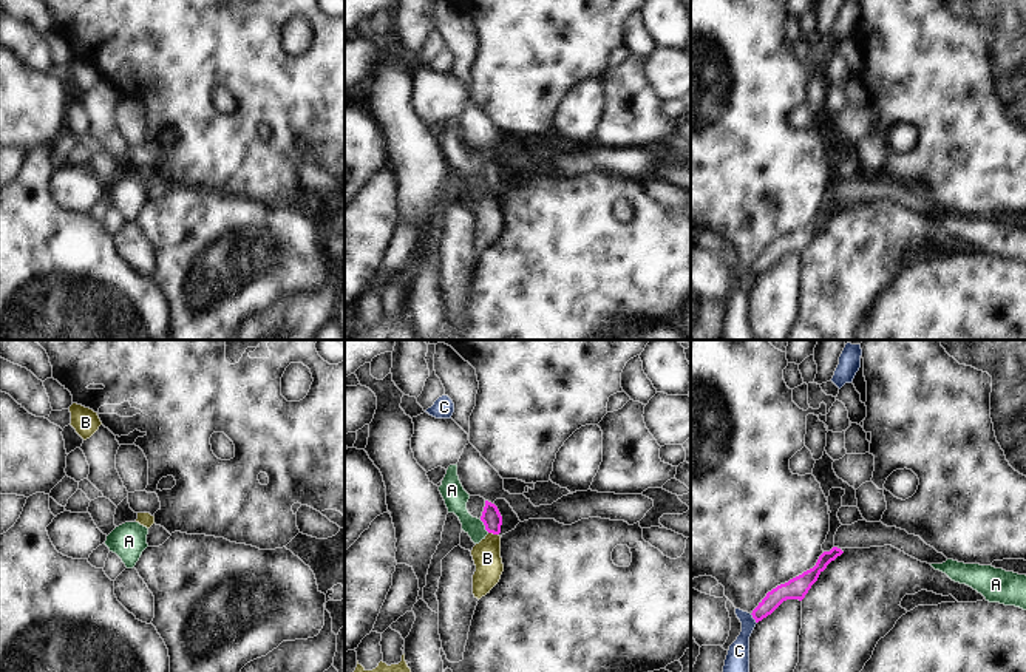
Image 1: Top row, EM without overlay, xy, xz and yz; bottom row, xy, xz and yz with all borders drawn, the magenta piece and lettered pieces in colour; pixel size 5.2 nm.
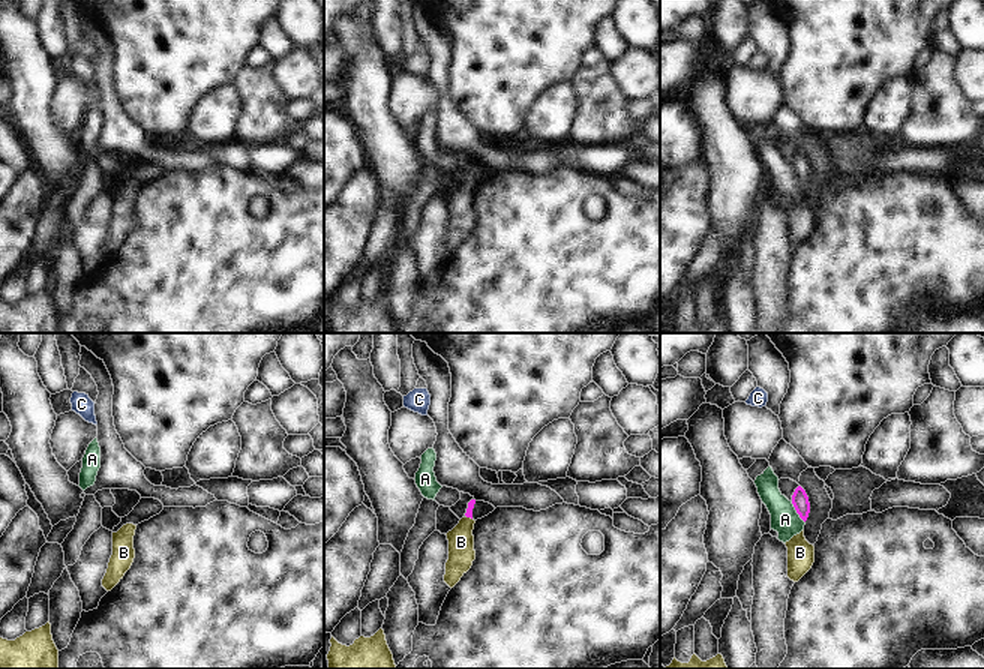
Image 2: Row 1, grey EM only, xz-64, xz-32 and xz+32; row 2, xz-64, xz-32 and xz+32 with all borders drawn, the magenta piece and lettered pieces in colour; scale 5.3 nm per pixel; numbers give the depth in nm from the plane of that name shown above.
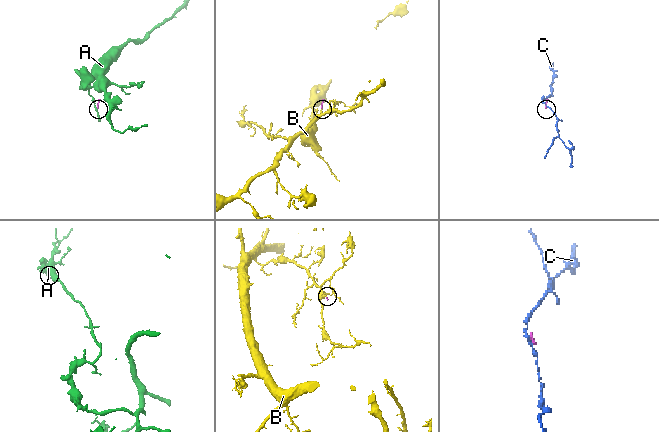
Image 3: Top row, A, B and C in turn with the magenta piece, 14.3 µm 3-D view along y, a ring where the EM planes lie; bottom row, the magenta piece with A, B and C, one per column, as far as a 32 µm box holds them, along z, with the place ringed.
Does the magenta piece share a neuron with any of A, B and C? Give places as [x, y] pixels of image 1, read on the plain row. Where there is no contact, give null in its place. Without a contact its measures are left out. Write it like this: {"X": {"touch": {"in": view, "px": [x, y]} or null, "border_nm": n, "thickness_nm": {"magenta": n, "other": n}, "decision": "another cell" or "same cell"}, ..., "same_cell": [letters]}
{"A": {"touch": {"in": "xz", "px": [484, 178]}, "border_nm": 90, "thickness_nm": {"magenta": 100, "other": 120}, "decision": "another cell"}, "B": {"touch": {"in": "xz", "px": [493, 187]}, "border_nm": 60, "thickness_nm": {"magenta": 100, "other": 140}, "decision": "same cell"}, "C": {"touch": {"in": "yz", "px": [753, 271]}, "border_nm": 70, "thickness_nm": {"magenta": 100, "other": 130}, "decision": "another cell"}, "same_cell": ["B"]}

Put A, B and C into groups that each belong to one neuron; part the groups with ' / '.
A / B / C

